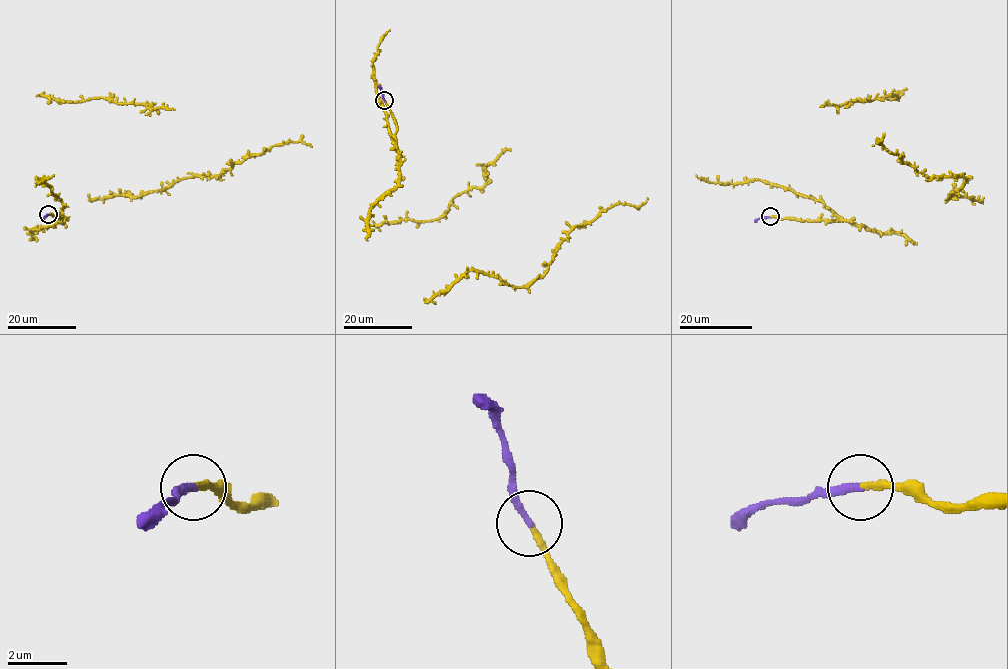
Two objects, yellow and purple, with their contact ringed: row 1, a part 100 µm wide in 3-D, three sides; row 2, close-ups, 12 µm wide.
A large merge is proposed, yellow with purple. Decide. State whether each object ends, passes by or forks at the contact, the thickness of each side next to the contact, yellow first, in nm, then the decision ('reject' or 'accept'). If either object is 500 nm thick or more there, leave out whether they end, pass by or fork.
yellow ends | purple ends | 220/240 nm | accept

